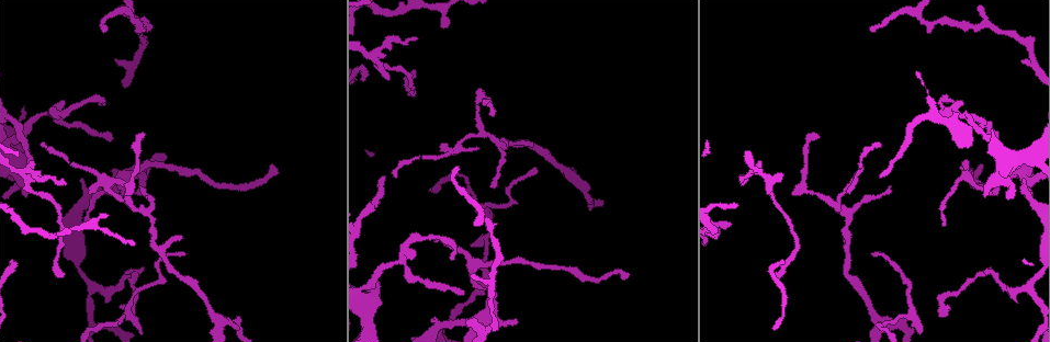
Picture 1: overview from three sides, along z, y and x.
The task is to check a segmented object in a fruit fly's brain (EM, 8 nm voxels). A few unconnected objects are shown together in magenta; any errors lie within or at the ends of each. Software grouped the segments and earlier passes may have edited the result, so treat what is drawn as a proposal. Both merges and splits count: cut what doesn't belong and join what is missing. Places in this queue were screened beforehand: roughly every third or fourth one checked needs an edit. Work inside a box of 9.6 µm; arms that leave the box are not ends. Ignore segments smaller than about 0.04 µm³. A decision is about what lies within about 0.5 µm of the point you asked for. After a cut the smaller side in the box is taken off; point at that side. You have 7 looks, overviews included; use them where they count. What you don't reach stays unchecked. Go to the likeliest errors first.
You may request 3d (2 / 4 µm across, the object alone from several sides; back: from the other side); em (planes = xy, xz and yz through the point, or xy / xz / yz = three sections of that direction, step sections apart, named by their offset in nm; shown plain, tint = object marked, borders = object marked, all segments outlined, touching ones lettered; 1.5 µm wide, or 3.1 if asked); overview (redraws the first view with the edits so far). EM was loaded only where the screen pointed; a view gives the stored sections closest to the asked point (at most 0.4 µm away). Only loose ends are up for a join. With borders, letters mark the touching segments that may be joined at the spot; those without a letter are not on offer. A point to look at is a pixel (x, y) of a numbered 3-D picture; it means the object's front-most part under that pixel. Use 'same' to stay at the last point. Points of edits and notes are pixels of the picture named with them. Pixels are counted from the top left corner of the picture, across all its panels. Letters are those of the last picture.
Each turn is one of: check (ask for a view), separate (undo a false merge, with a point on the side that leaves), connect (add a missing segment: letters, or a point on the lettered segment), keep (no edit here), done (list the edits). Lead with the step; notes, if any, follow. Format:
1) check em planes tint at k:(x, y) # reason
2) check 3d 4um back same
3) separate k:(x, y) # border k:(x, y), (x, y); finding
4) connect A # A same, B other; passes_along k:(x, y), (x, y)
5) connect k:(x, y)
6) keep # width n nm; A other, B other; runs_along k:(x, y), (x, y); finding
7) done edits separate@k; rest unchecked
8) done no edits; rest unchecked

check em planes borders at 1:(441, 27) # free end

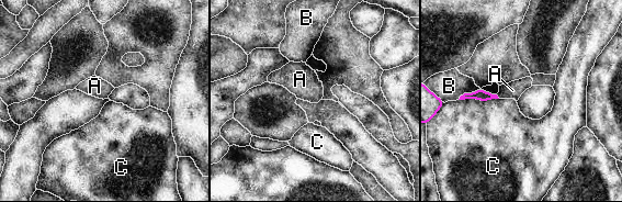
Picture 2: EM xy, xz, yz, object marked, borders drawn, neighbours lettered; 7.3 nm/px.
keep # A other, B other, C other; border 2:(496, 94), (499, 98); none of them fits

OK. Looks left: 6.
check em yz step 8 tint at 1:(181, 235) # branch stops here

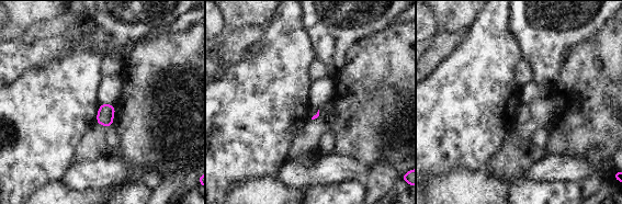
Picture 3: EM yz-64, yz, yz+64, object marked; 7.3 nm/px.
check em yz step 8 borders same # see the neighbours

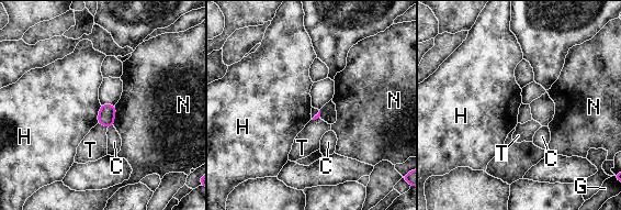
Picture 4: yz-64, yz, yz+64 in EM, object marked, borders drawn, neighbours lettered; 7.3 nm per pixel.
keep # C other, G other, H other, N other, T other; border 4:(101, 106), (98, 112), (98, 122); none of them fits

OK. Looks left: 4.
check 3d 2um back at 1:(986, 273) # sharp bend

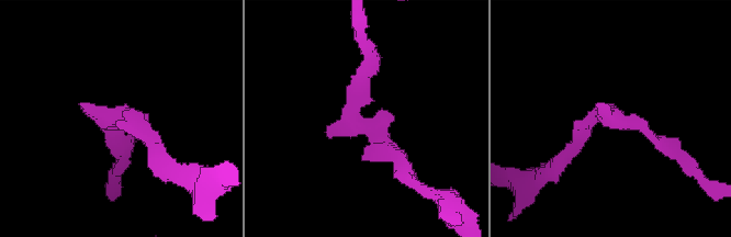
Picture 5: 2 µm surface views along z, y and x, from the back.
check em xz step 8 tint at 5:(112, 113) # now the EM

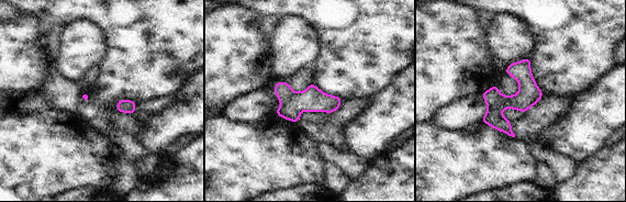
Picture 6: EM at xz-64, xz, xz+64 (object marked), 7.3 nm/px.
check em planes borders same

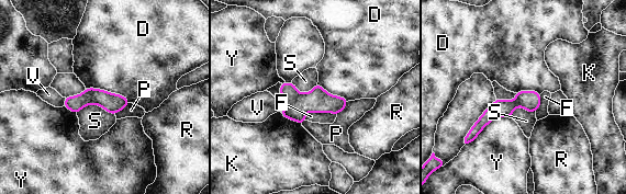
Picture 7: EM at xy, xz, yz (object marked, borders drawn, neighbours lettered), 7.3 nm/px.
keep # D other, F other, K other, P other, R other, S other, V other, Y other; border 7:(86, 88), (118, 93), (130, 102); one neuron here

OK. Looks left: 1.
done no edits; rest unchecked

